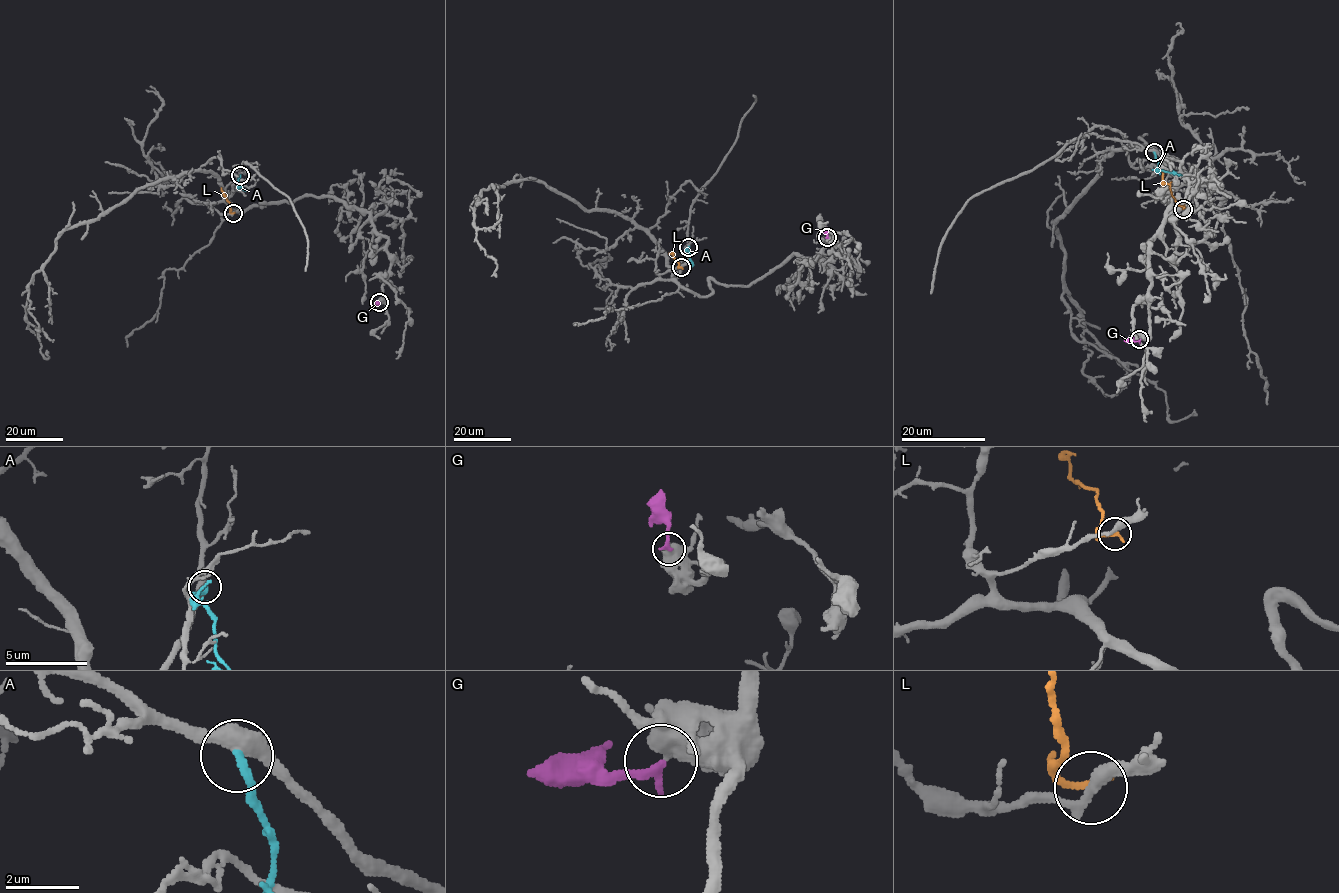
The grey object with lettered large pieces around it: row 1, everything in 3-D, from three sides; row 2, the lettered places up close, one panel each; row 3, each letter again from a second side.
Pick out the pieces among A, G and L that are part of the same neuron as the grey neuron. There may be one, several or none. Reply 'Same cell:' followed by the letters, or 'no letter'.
Same cell: no letter

